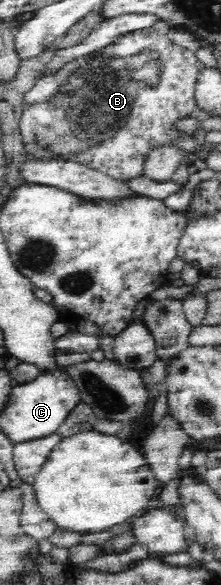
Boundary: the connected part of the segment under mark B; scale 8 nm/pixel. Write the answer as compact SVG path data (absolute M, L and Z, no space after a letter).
M152 27L139 29L138 31L127 33L125 36L117 37L114 43L108 45L108 47L71 61L57 73L52 73L52 75L42 77L41 80L36 81L25 93L19 121L19 135L22 138L25 153L34 154L35 156L43 158L53 156L74 160L120 181L130 180L143 175L146 153L148 153L152 147L156 147L156 145L164 145L164 143L166 145L175 145L192 153L192 151L195 151L197 145L200 144L199 136L191 136L190 134L184 134L176 130L174 123L176 123L178 119L188 117L188 115L196 109L194 85L200 73L196 63L198 63L198 58L196 58L194 52L188 50L188 48L178 46L172 42L166 34L160 34Z

